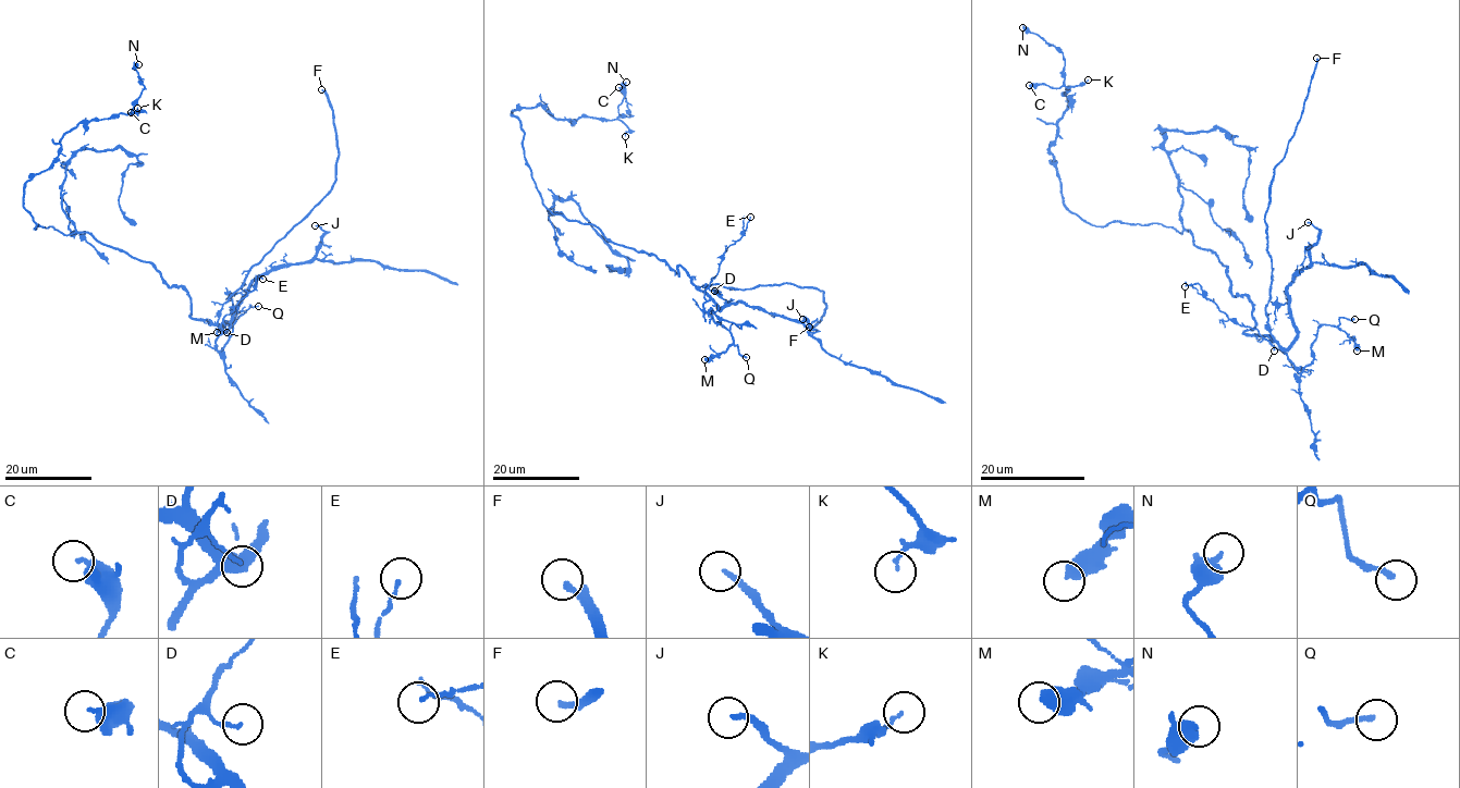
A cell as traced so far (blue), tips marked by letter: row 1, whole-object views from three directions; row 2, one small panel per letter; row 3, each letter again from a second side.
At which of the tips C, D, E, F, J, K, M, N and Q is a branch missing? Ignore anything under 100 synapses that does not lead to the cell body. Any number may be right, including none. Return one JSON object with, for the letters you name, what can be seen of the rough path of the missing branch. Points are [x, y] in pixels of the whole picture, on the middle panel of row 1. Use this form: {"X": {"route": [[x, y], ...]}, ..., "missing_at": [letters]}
{"F": {"route": [[809, 327], [787, 319], [724, 312]]}, "missing_at": ["F"]}

